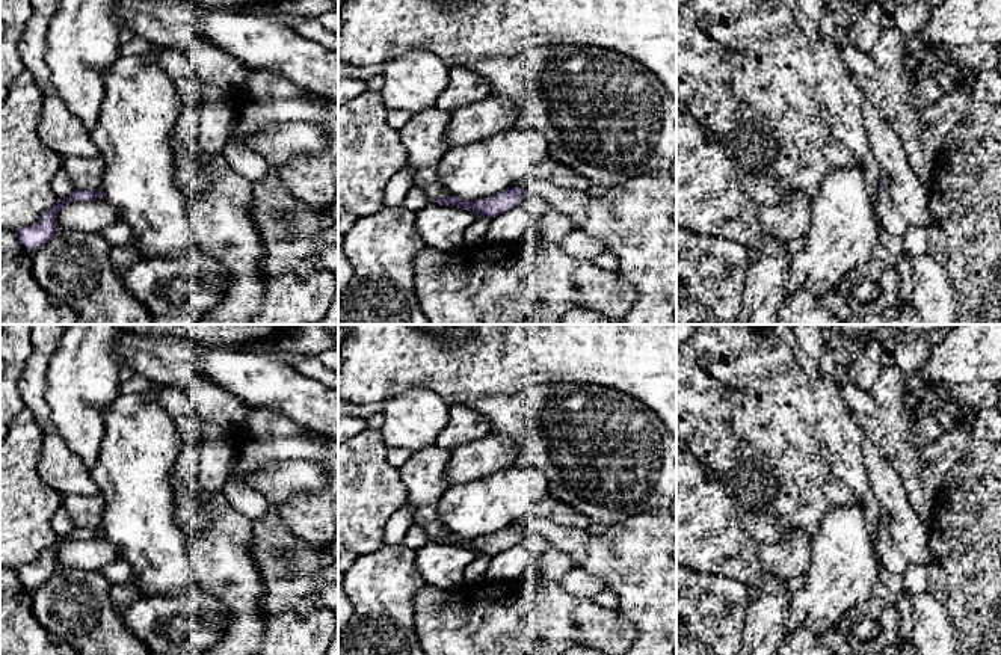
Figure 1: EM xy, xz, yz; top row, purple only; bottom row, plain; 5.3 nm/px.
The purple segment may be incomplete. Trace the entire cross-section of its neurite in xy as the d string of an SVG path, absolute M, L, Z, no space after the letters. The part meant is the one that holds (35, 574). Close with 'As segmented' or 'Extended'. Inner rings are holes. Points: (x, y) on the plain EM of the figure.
M74 527L74 530L65 537L57 537L54 543L45 548L39 557L27 564L17 567L17 575L20 581L30 590L41 587L48 581L56 570L56 555L57 549L69 540L88 540L95 537L104 537L103 528L86 530L82 527Z. As segmented

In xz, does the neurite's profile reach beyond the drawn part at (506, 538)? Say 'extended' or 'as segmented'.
as segmented

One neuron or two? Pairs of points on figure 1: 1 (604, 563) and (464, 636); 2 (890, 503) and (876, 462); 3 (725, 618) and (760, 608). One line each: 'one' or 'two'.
1: two
2: one
3: two

